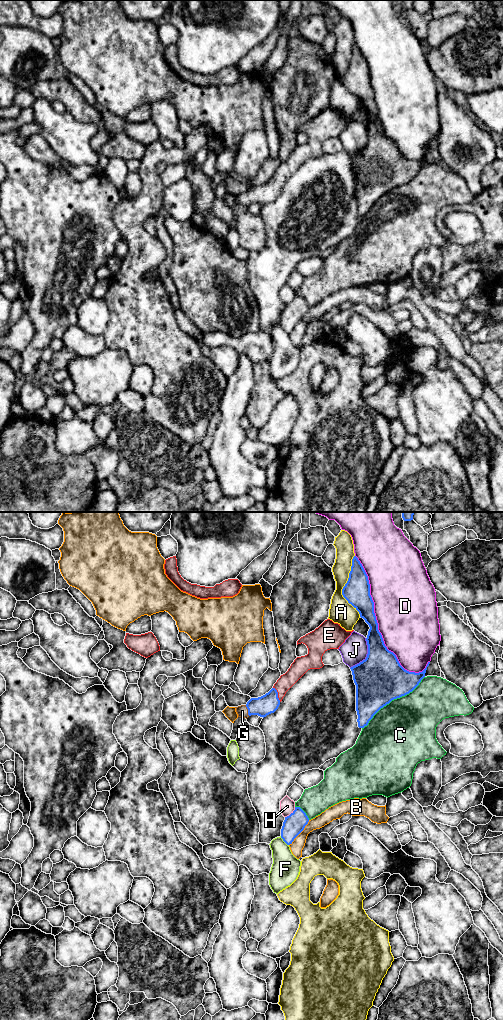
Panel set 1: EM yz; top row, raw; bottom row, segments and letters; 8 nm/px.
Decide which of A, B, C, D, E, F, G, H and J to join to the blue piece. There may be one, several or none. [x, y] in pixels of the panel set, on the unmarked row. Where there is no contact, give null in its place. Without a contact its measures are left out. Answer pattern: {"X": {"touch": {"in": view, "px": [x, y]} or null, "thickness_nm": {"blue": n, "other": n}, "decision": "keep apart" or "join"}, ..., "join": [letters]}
{"A": {"touch": {"in": "yz", "px": [344, 74]}, "thickness_nm": {"blue": 220, "other": 190}, "decision": "keep apart"}, "B": {"touch": {"in": "yz", "px": [300, 320]}, "thickness_nm": {"blue": 170, "other": 100}, "decision": "keep apart"}, "C": {"touch": {"in": "yz", "px": [393, 187]}, "thickness_nm": {"blue": 400, "other": 480}, "decision": "keep apart"}, "D": {"touch": {"in": "yz", "px": [376, 109]}, "thickness_nm": {"blue": 180, "other": 500}, "decision": "keep apart"}, "E": {"touch": {"in": "yz", "px": [277, 182]}, "thickness_nm": {"blue": 160, "other": 120}, "decision": "join"}, "F": {"touch": {"in": "yz", "px": [284, 329]}, "thickness_nm": {"blue": 170, "other": 220}, "decision": "keep apart"}, "G": {"touch": {"in": "yz", "px": [248, 198]}, "thickness_nm": {"blue": 160, "other": 90}, "decision": "join"}, "H": {"touch": {"in": "yz", "px": [291, 301]}, "thickness_nm": {"blue": 170, "other": 120}, "decision": "keep apart"}, "J": {"touch": {"in": "yz", "px": [367, 144]}, "thickness_nm": {"blue": 400, "other": 220}, "decision": "keep apart"}, "join": ["E", "G"]}

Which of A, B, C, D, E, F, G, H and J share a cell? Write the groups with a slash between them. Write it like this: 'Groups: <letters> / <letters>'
Groups: A / B / C / D / E G / F / H / J

